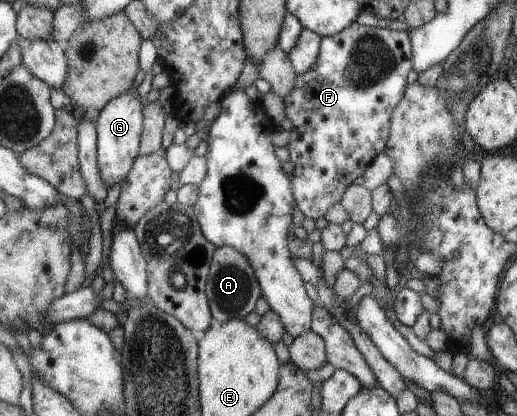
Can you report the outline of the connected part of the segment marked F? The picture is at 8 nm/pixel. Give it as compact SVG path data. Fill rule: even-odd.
M356 22L335 36L320 39L318 54L312 68L296 74L293 87L283 97L284 113L293 127L285 145L294 168L291 188L296 207L304 217L314 221L323 215L329 206L338 203L341 193L365 171L371 159L381 153L388 143L389 117L391 111L404 96L405 75L411 69L412 52L407 31L362 26Z

